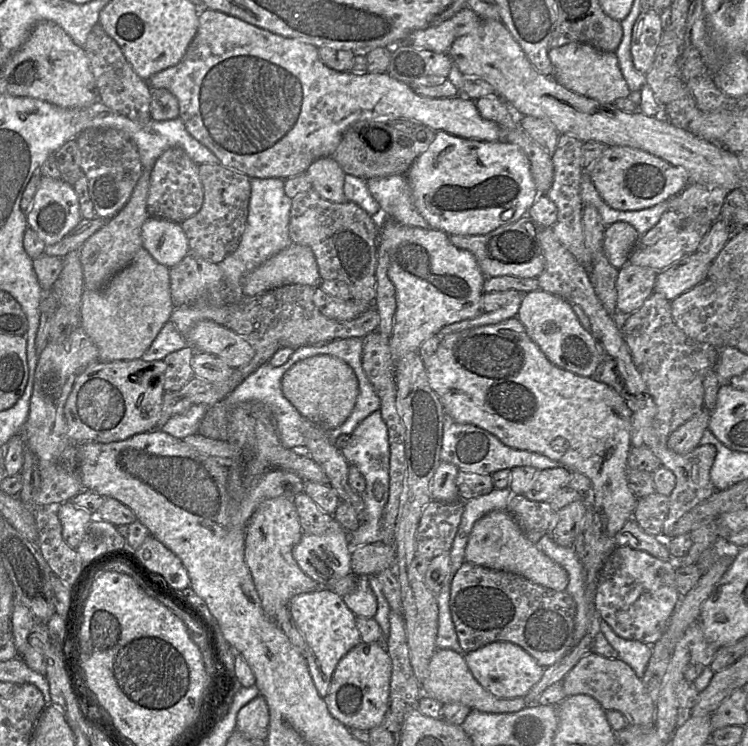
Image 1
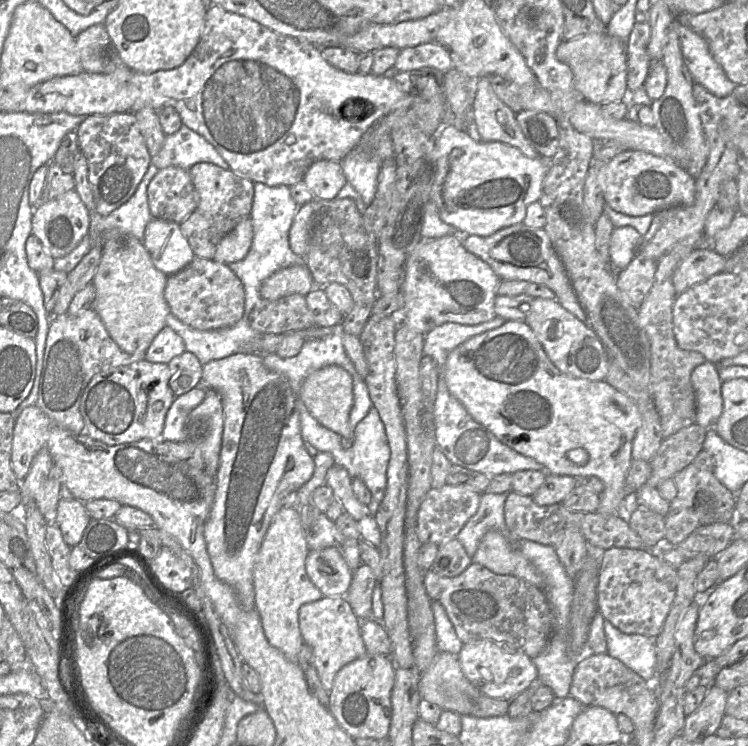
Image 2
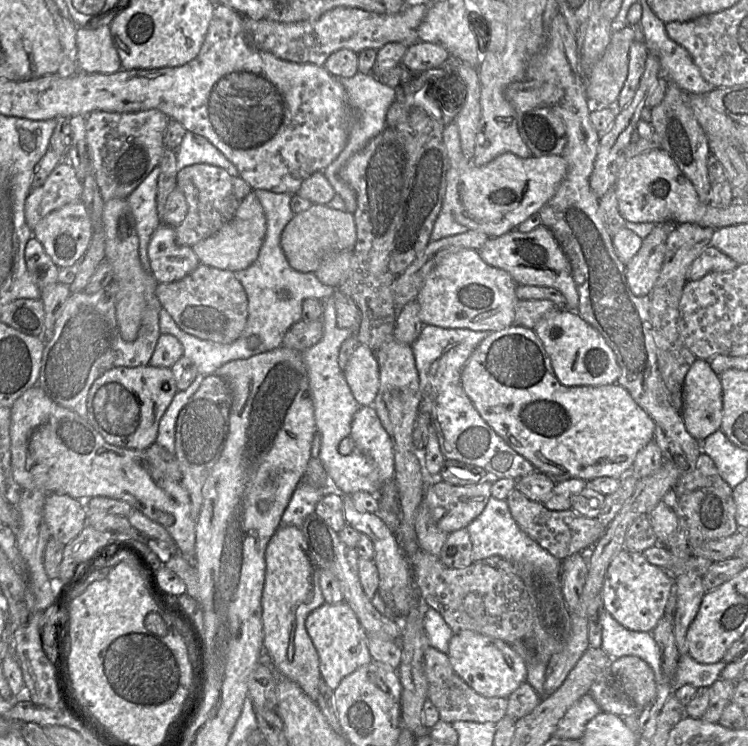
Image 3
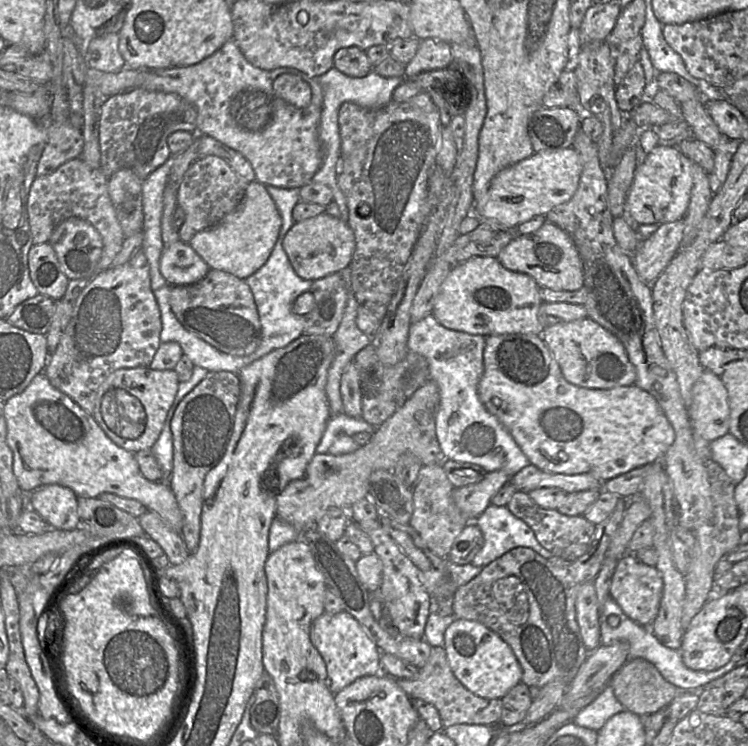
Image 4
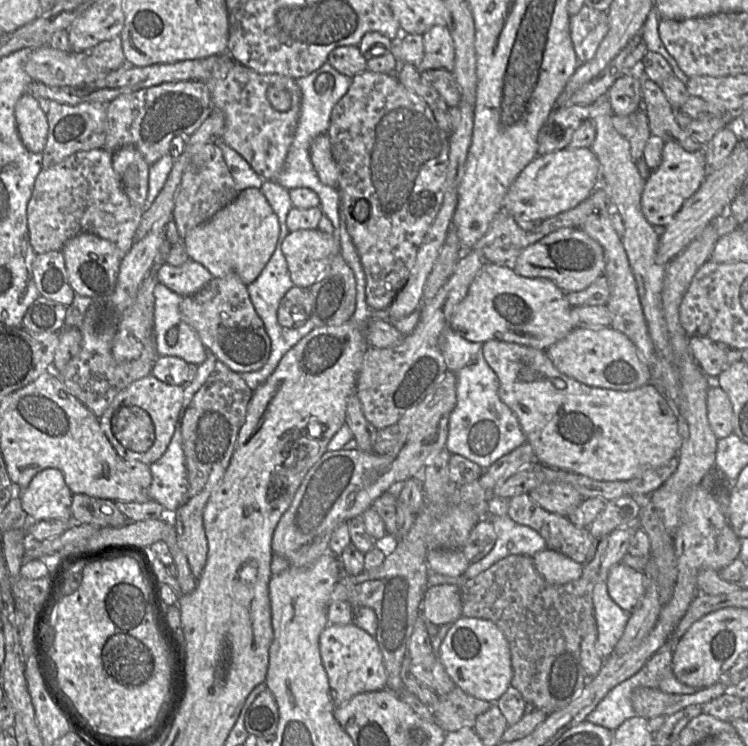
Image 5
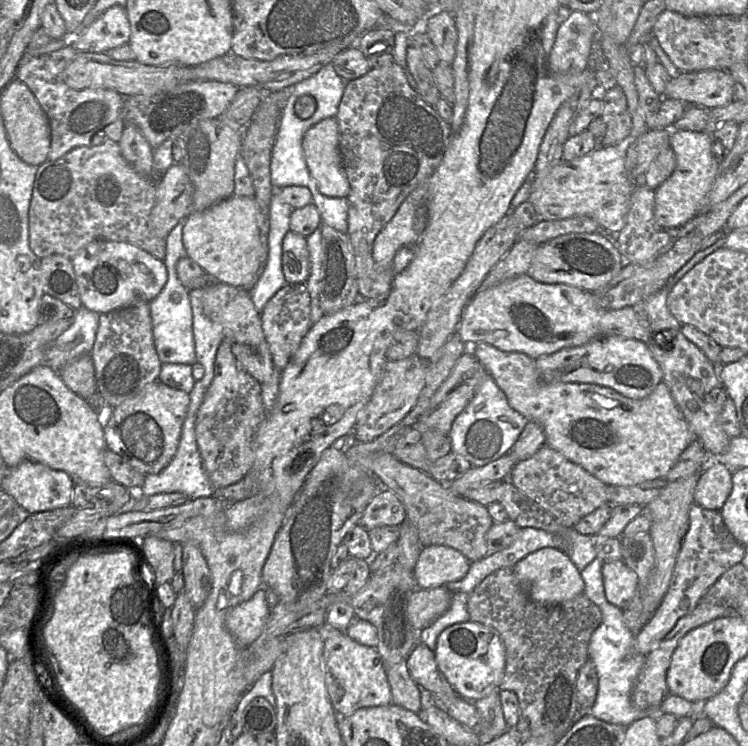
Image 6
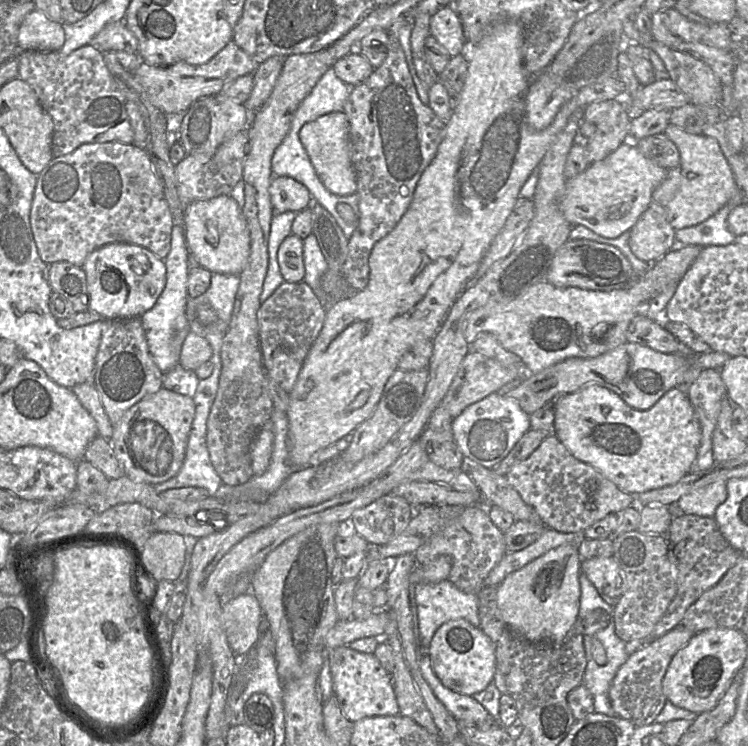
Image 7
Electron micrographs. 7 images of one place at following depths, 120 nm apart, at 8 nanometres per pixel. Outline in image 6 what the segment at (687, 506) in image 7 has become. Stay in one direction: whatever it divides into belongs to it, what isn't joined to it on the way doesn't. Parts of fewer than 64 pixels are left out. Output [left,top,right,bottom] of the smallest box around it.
[694,461,732,511]

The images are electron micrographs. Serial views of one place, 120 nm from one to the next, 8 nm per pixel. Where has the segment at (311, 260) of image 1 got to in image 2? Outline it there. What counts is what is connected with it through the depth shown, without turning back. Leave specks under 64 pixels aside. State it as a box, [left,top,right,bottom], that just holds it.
[260,264,313,301]

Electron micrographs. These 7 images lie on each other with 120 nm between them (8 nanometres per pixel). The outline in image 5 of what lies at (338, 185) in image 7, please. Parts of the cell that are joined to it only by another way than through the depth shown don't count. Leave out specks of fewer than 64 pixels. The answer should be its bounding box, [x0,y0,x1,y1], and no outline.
[310,132,338,188]

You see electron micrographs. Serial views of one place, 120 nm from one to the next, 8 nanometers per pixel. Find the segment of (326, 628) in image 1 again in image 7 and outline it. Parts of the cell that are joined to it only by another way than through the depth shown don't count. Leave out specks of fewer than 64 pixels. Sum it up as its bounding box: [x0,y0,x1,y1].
[326,646,400,722]

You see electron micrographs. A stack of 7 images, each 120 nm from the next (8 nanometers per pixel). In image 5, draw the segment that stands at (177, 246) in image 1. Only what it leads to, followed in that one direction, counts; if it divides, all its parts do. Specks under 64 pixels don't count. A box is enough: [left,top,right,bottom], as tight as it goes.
[157,259,214,297]

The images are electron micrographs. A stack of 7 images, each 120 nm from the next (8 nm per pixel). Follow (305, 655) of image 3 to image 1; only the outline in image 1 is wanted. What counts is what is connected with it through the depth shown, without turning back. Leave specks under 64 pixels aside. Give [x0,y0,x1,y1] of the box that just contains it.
[245,497,319,620]

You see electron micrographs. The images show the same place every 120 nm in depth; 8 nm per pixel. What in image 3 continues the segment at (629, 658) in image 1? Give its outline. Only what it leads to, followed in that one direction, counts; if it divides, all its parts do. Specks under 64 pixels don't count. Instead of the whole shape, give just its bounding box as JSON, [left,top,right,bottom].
[601,611,663,684]

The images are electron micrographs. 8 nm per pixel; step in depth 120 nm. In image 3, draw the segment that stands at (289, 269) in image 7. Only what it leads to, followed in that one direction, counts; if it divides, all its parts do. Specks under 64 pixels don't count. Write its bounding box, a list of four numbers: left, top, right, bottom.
[281,204,356,272]

